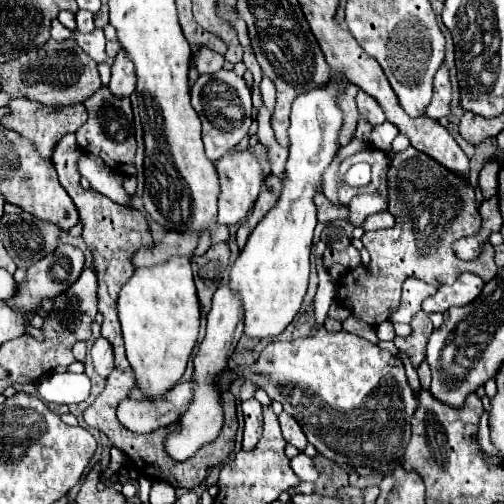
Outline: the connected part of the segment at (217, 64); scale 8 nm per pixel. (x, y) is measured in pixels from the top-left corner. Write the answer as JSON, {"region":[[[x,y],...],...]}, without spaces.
{"region":[[[199,50],[199,54],[195,54],[195,66],[199,70],[199,74],[215,74],[223,68],[225,58],[221,54],[215,54],[213,50]]]}

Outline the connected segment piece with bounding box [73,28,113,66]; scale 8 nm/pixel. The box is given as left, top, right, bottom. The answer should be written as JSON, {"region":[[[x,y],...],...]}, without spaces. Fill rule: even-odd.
{"region":[[[97,28],[97,30],[93,30],[91,34],[81,34],[79,30],[75,30],[73,32],[73,38],[75,38],[75,42],[97,62],[97,64],[109,64],[109,66],[113,66],[113,58],[109,58],[107,54],[105,54],[105,36],[103,36],[103,32]]]}

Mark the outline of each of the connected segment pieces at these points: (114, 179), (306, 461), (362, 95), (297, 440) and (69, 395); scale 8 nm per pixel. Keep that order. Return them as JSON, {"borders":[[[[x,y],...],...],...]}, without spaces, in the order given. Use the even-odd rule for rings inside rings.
{"borders":[[[[87,152],[81,154],[79,172],[91,182],[91,186],[97,192],[107,196],[109,200],[121,206],[131,206],[131,196],[123,188],[123,176],[115,174],[113,170],[109,172],[107,166],[103,166],[103,160],[95,158],[95,154],[87,154]]],[[[297,454],[297,456],[291,460],[291,468],[293,468],[293,472],[297,474],[297,478],[299,478],[299,480],[315,482],[315,480],[317,480],[317,476],[319,476],[317,468],[313,468],[311,458],[309,458],[309,456],[305,456],[305,454]]],[[[359,90],[355,100],[357,100],[357,110],[359,110],[361,118],[365,118],[371,126],[377,126],[377,124],[383,124],[385,122],[385,114],[383,114],[381,106],[367,92]]],[[[283,412],[283,414],[279,416],[279,422],[281,422],[283,438],[285,438],[289,444],[293,444],[299,452],[303,452],[305,446],[307,446],[307,438],[305,438],[301,426],[295,422],[295,418],[289,418],[289,416]]],[[[51,372],[37,382],[39,396],[53,404],[79,404],[89,398],[91,380],[87,374]]]]}

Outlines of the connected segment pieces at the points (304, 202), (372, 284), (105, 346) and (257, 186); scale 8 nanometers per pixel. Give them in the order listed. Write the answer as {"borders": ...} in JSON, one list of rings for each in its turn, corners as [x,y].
{"borders":[[[[333,78],[327,86],[315,88],[307,94],[301,94],[293,102],[291,110],[291,128],[289,128],[289,160],[287,160],[287,180],[283,180],[283,190],[281,198],[275,204],[275,208],[265,214],[265,218],[255,226],[251,232],[245,248],[241,250],[239,258],[235,260],[231,268],[231,280],[229,286],[235,294],[239,294],[243,302],[243,322],[245,322],[245,336],[249,338],[269,338],[281,334],[299,314],[301,302],[307,292],[307,282],[309,282],[309,254],[311,254],[311,240],[313,240],[313,230],[317,226],[317,216],[315,216],[315,204],[313,196],[315,186],[323,182],[323,172],[331,164],[331,160],[337,154],[337,138],[339,130],[343,126],[343,112],[337,104],[337,94],[343,92],[343,78]]],[[[407,148],[391,160],[387,178],[391,178],[389,212],[395,214],[397,224],[391,230],[377,230],[375,240],[373,232],[365,232],[365,248],[371,254],[367,270],[361,270],[361,266],[347,270],[337,282],[337,298],[351,310],[355,320],[369,326],[379,326],[399,308],[401,286],[409,276],[439,288],[453,284],[463,272],[473,272],[481,276],[483,282],[489,282],[497,274],[493,262],[495,250],[489,242],[483,254],[473,262],[459,260],[451,250],[455,238],[473,236],[481,228],[475,192],[467,180],[455,178],[451,172],[443,170],[443,166],[437,166],[433,158],[415,148]]],[[[101,336],[95,340],[95,344],[91,346],[91,358],[93,358],[93,364],[95,364],[95,370],[107,378],[113,370],[113,346]]],[[[245,150],[241,154],[225,154],[217,162],[217,172],[221,180],[217,222],[237,224],[247,218],[261,192],[261,164],[249,150]]]]}

